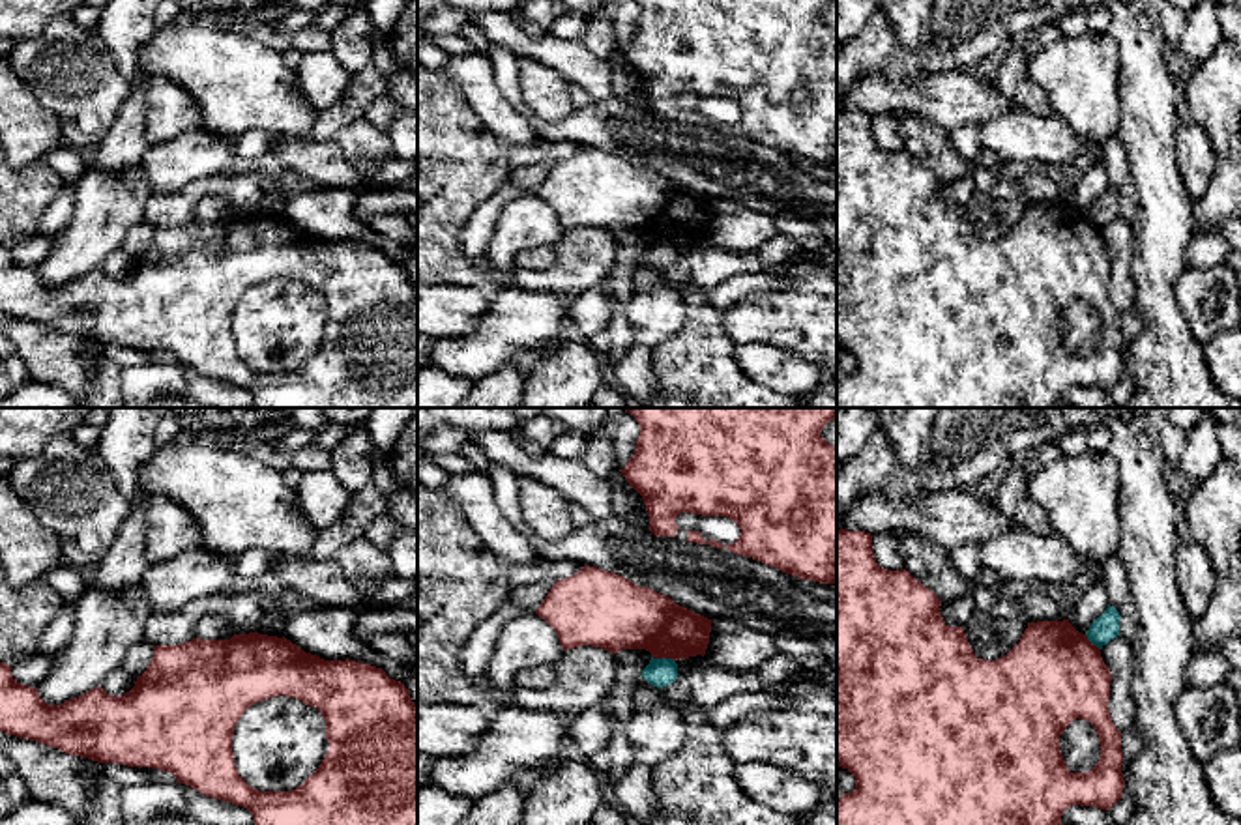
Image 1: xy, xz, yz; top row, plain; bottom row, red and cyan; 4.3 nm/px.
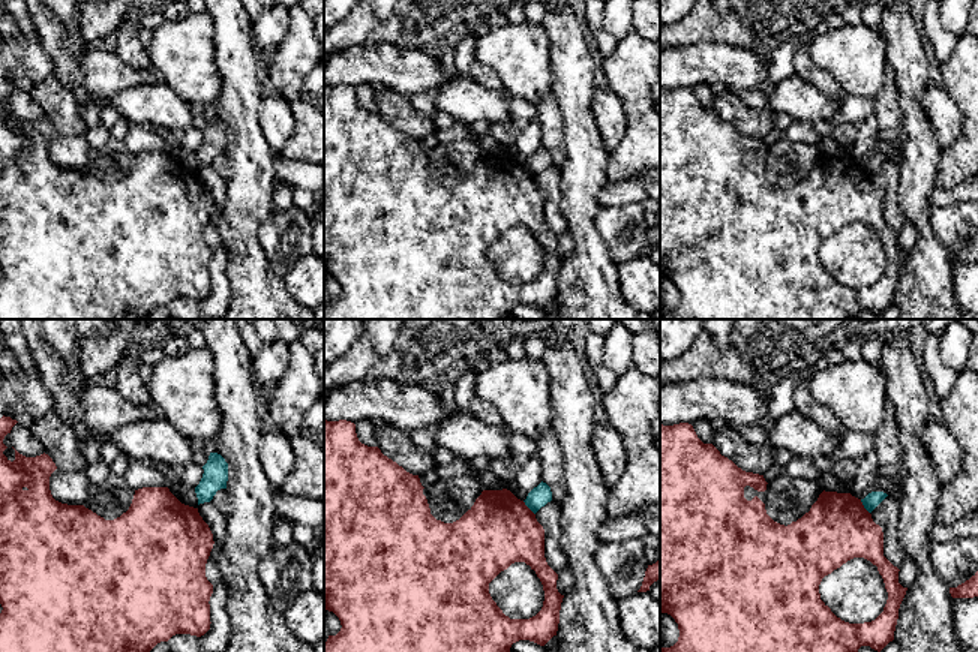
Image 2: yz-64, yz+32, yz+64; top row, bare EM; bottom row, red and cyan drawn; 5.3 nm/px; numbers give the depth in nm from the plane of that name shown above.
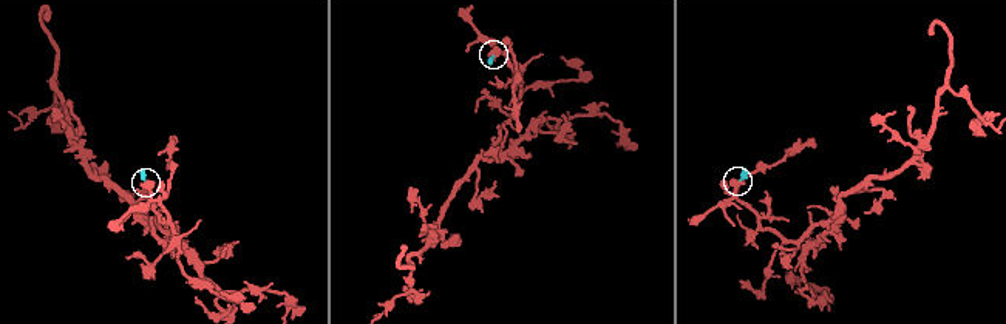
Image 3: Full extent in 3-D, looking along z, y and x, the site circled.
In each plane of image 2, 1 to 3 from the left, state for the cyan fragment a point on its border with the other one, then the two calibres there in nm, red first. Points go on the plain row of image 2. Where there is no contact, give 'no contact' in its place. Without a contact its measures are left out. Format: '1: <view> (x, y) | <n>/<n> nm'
1: no contact
2: yz+32 (528, 173) | 380/110 nm
3: yz+64 (863, 171) | 360/80 nm

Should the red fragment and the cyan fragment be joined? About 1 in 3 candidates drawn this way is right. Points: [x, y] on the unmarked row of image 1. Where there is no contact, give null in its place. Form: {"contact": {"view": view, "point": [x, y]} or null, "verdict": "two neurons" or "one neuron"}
{"contact": {"view": "xz", "point": [663, 238]}, "verdict": "two neurons"}

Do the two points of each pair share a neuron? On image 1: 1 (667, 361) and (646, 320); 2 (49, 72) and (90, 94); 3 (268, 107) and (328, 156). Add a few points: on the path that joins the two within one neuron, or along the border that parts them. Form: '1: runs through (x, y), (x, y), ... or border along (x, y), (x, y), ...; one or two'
1: border along (684, 305), (684, 324), (652, 350); two
2: runs through (58, 72), (68, 72), (81, 85); one
3: border along (292, 139), (306, 141); two

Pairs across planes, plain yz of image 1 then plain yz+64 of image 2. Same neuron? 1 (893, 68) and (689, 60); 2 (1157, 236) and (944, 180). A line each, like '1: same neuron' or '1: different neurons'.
1: different neurons
2: different neurons

